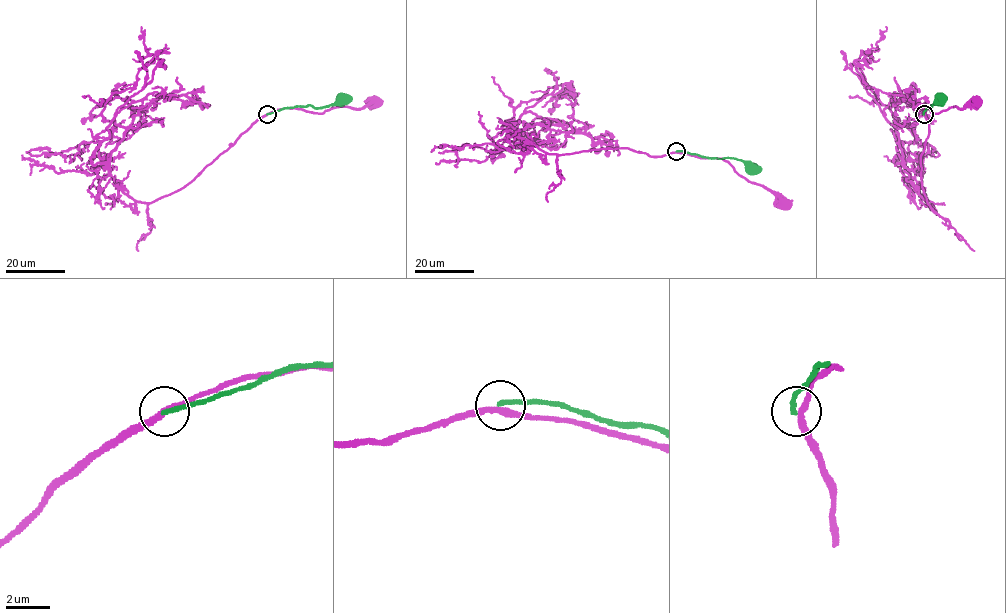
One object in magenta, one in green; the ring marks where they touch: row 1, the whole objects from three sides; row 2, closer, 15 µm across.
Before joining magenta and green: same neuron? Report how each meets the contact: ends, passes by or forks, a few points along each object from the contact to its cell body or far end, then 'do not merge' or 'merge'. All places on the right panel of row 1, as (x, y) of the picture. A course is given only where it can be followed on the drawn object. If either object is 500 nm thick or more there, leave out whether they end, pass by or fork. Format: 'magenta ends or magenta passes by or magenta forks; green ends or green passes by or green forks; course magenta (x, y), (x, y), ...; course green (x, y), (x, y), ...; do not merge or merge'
magenta passes by; green ends; course magenta (924, 114), (929, 108), (931, 112), (939, 113), (950, 107), (977, 105), (978, 102); course green (924, 114), (927, 108), (940, 100); do not merge

